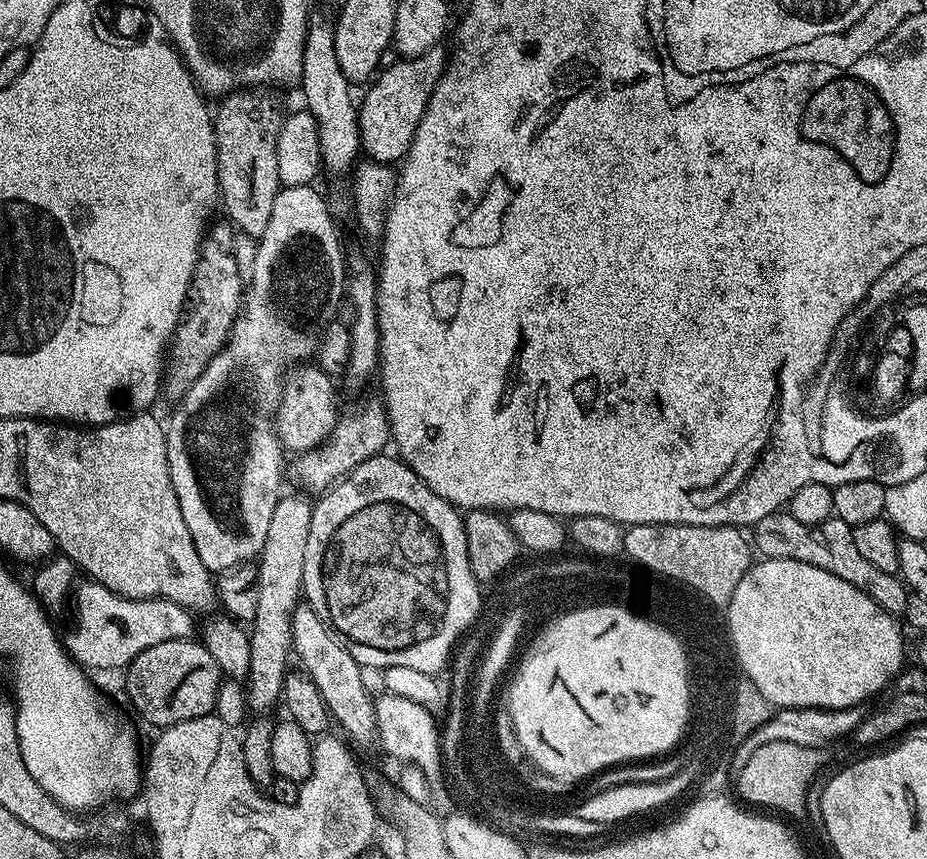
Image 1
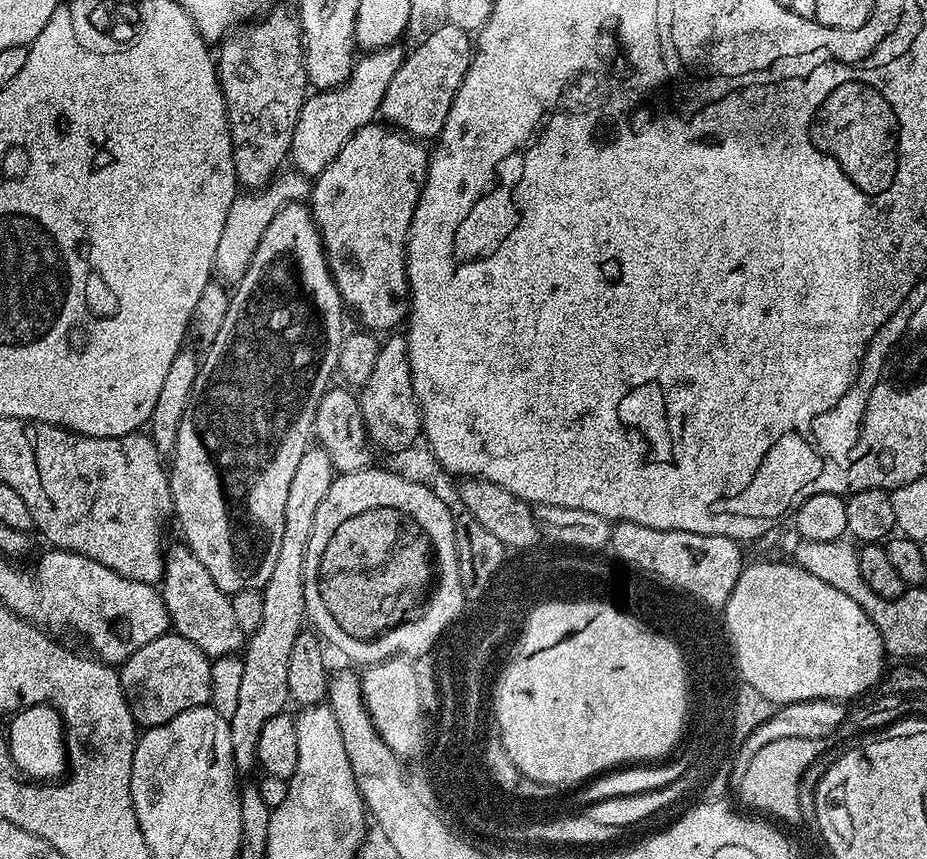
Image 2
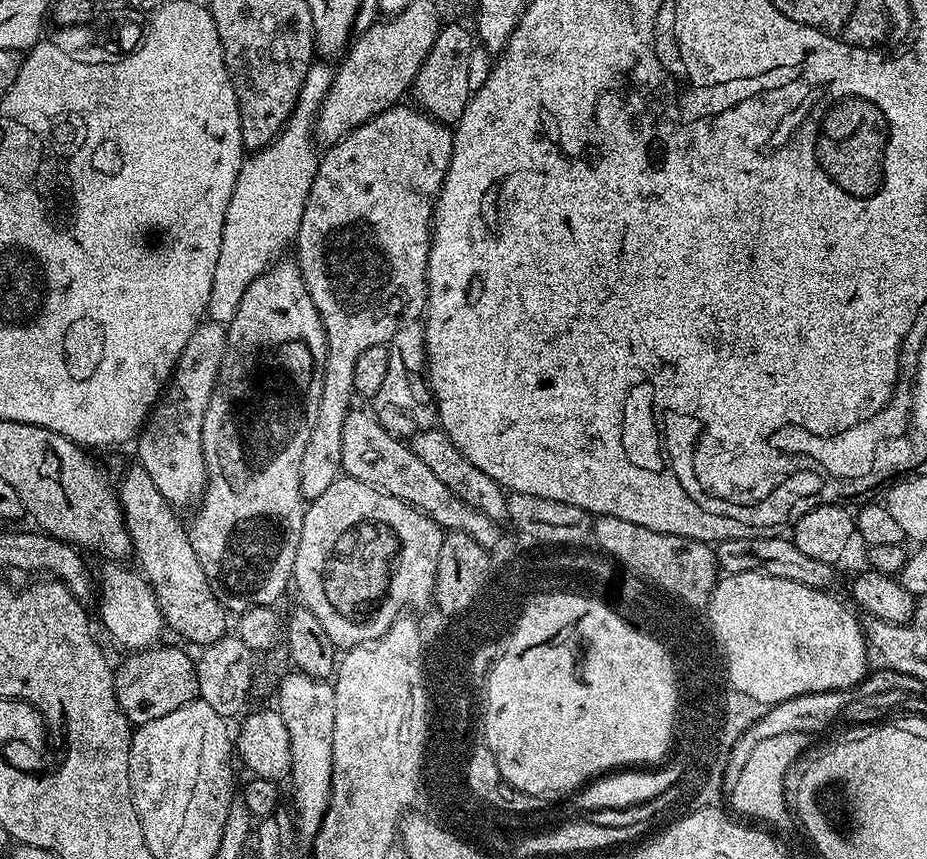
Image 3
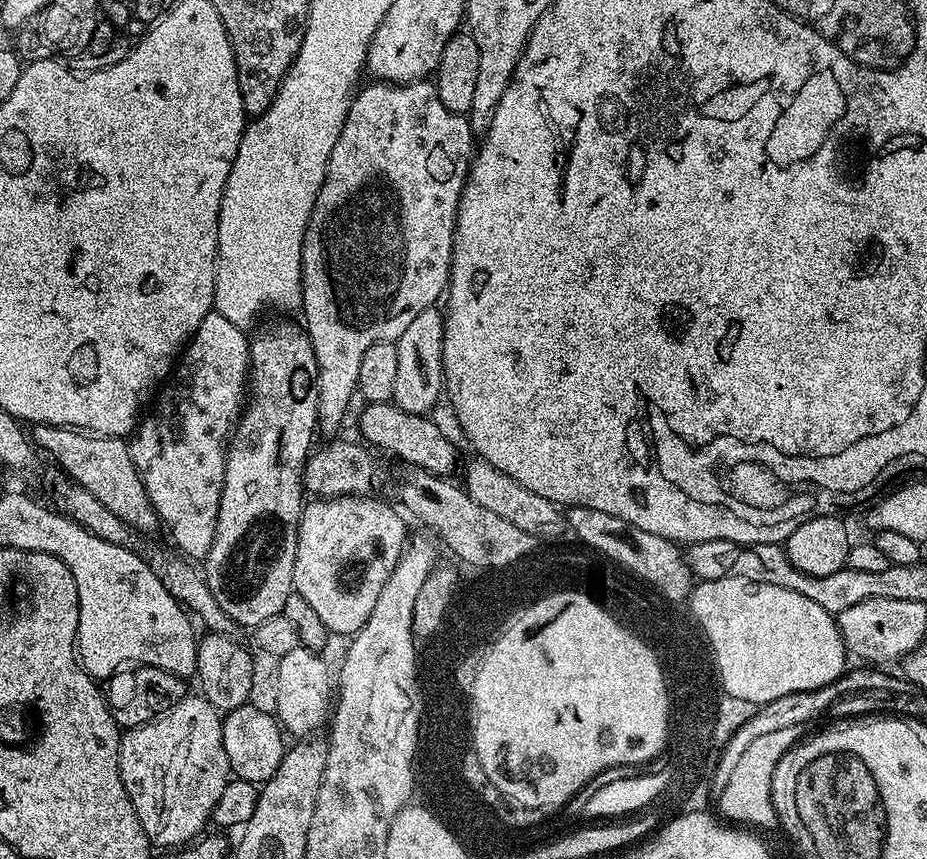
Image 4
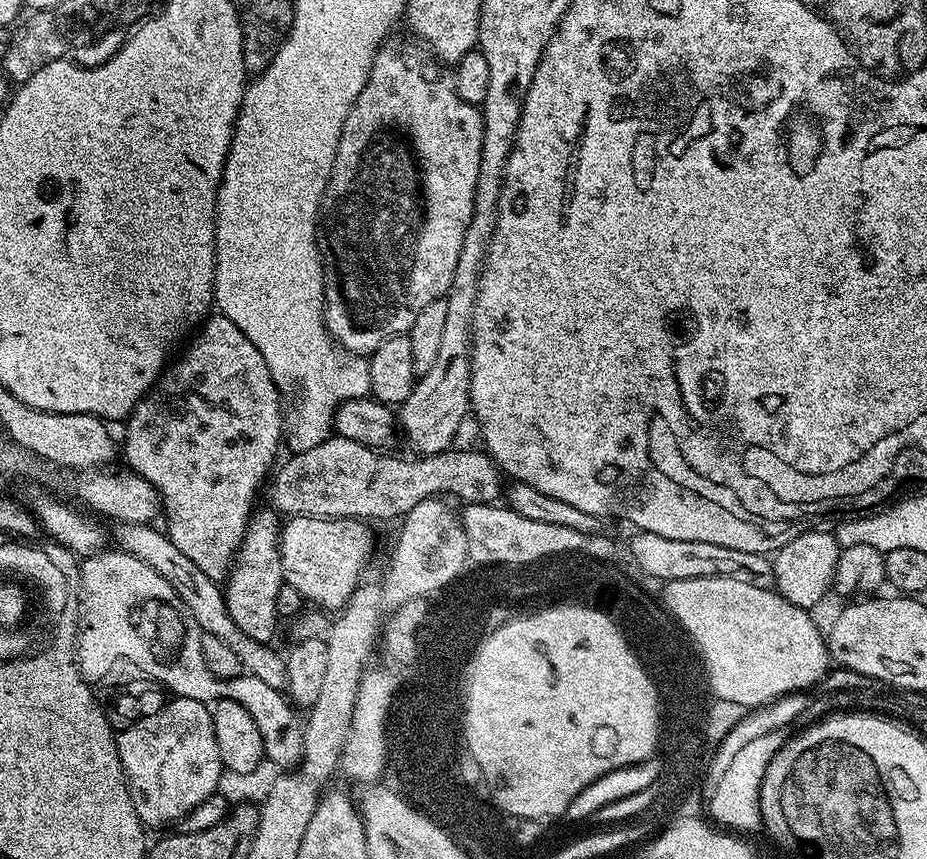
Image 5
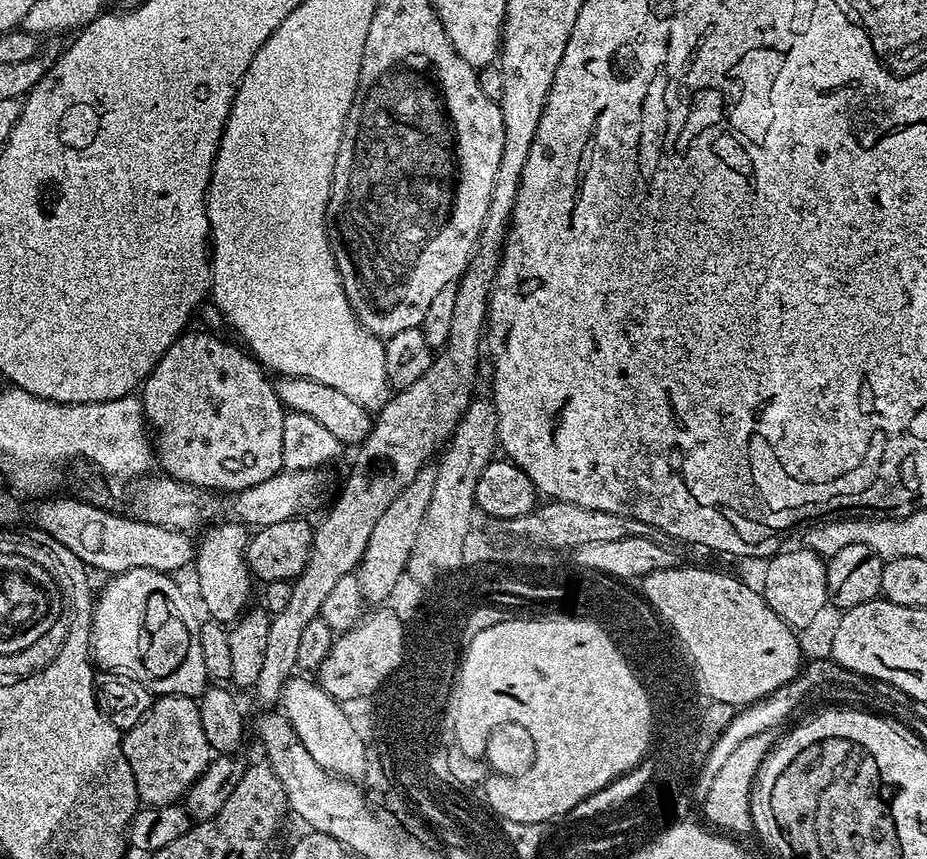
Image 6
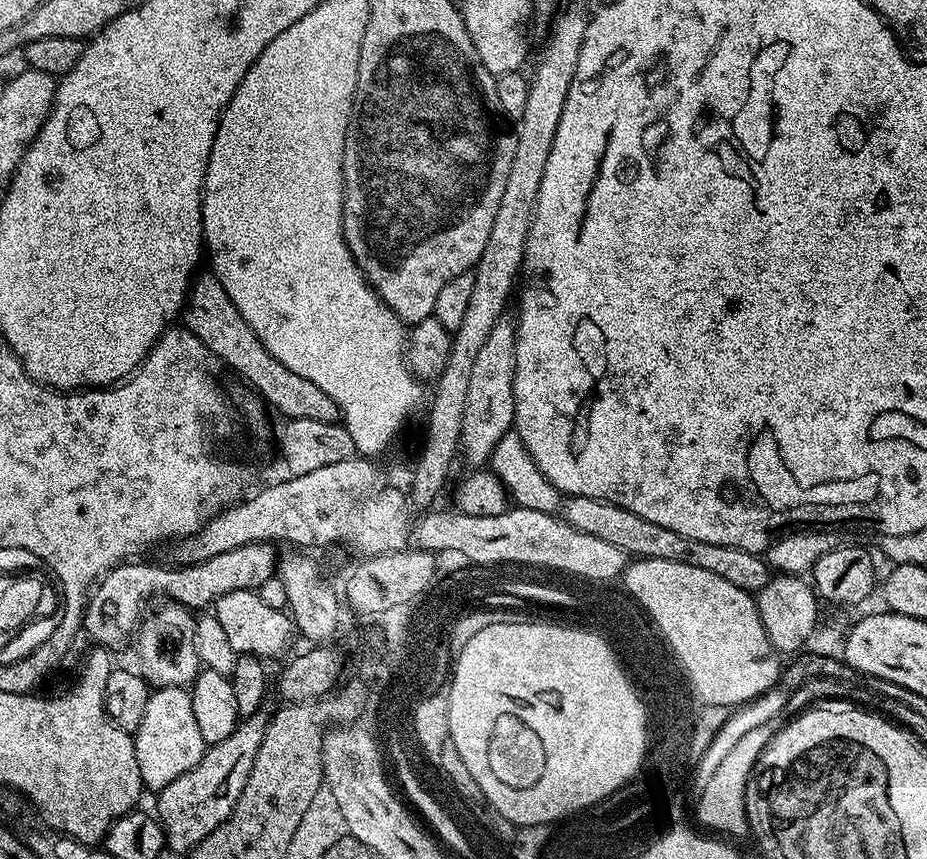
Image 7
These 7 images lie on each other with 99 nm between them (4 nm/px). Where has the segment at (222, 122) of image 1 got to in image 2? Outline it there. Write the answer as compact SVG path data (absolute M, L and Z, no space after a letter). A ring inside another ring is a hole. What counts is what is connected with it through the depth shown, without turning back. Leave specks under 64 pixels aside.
M276 6L263 18L233 28L219 41L218 71L228 111L232 157L239 187L264 189L289 159L294 126L310 92L297 13ZM259 96L268 101L259 104L256 101Z

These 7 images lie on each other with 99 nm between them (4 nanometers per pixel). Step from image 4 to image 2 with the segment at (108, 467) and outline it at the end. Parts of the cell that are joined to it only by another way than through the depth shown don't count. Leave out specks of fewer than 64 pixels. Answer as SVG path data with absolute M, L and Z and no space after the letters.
M183 542L167 545L164 553L162 595L175 635L192 640L194 646L198 646L198 650L202 650L209 658L231 656L245 647L246 633L236 621L232 596L218 590L214 578L210 578L206 571L206 566L198 562L198 558Z

